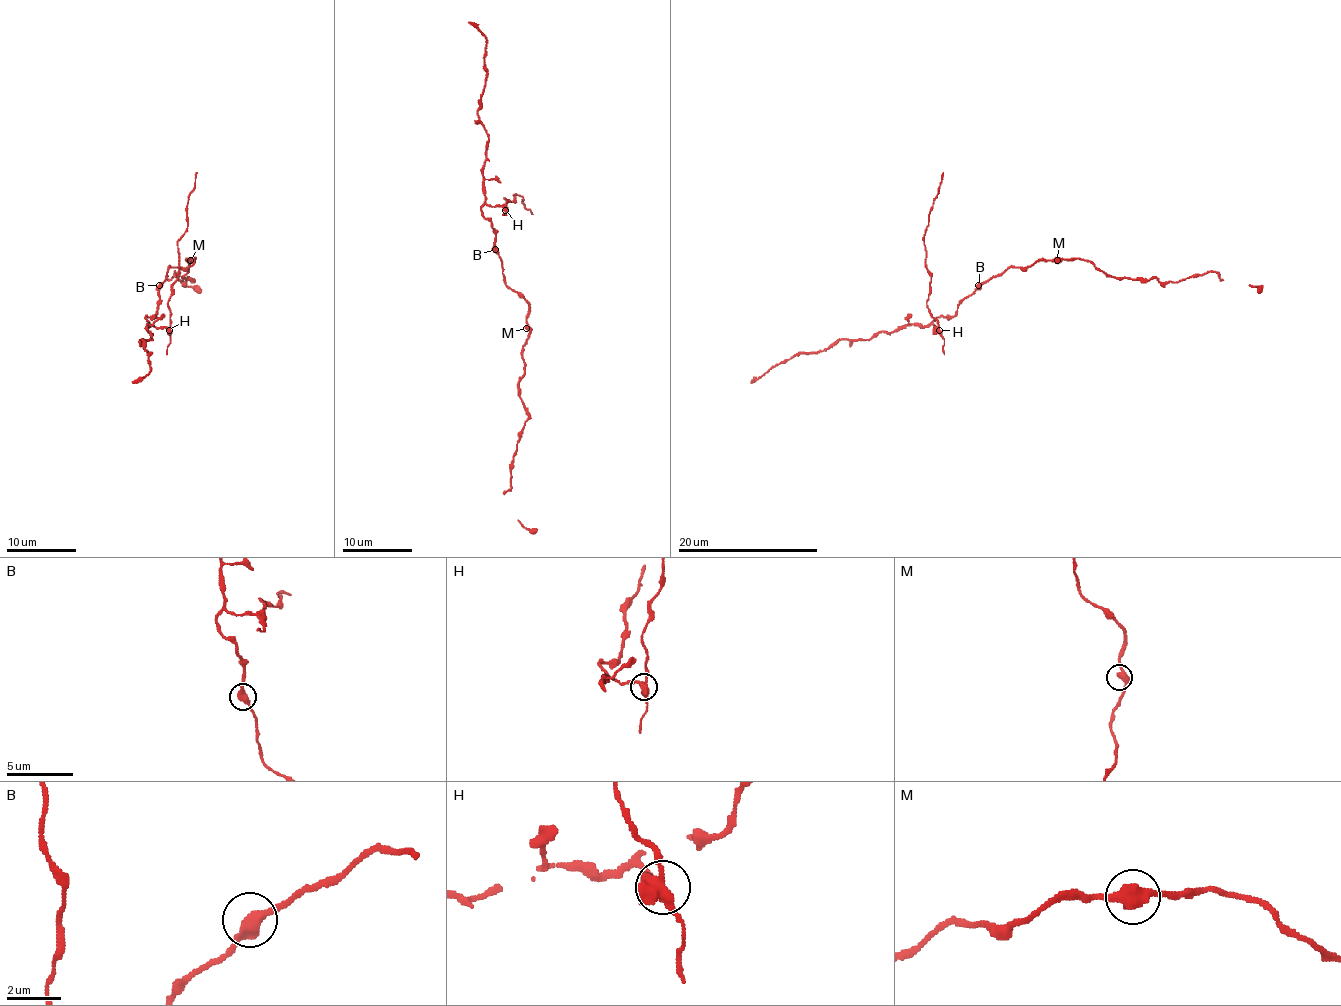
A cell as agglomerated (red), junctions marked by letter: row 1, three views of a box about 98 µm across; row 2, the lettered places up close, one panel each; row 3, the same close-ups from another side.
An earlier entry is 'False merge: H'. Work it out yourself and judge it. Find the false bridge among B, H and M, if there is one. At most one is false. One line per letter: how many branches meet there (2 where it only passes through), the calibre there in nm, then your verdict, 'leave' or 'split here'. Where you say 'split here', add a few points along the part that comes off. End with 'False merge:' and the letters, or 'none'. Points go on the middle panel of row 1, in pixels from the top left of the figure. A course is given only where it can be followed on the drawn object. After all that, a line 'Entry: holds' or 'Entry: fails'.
B: branches 2; calibre 420 nm; leave
H: branches 3; calibre 400 nm; split here; course (505, 209), (503, 197), (512, 202), (514, 195), (523, 197), (523, 202), (533, 214)
M: branches 2; calibre 440 nm; leave
False merge: H
Entry: holds

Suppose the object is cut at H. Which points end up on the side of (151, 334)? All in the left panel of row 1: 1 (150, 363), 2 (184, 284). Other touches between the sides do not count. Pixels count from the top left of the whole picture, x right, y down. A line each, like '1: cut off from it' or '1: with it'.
1: with it
2: with it

